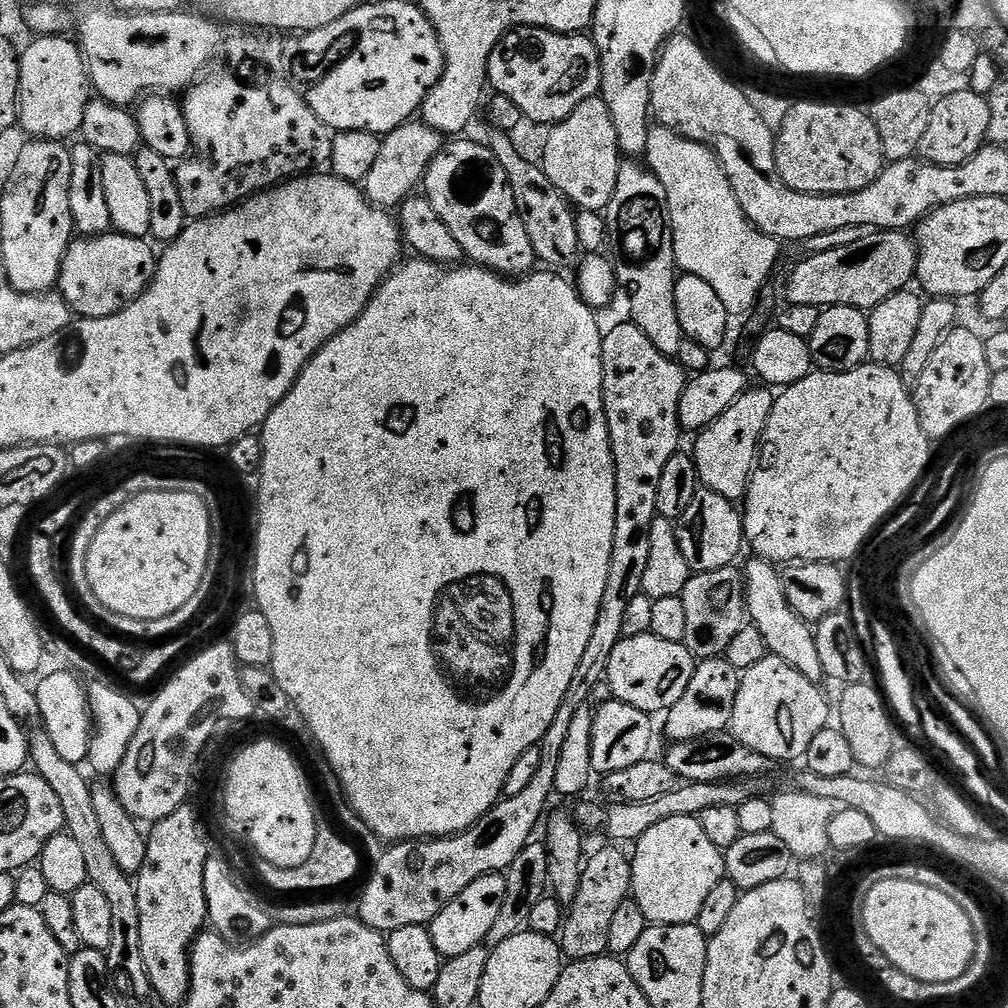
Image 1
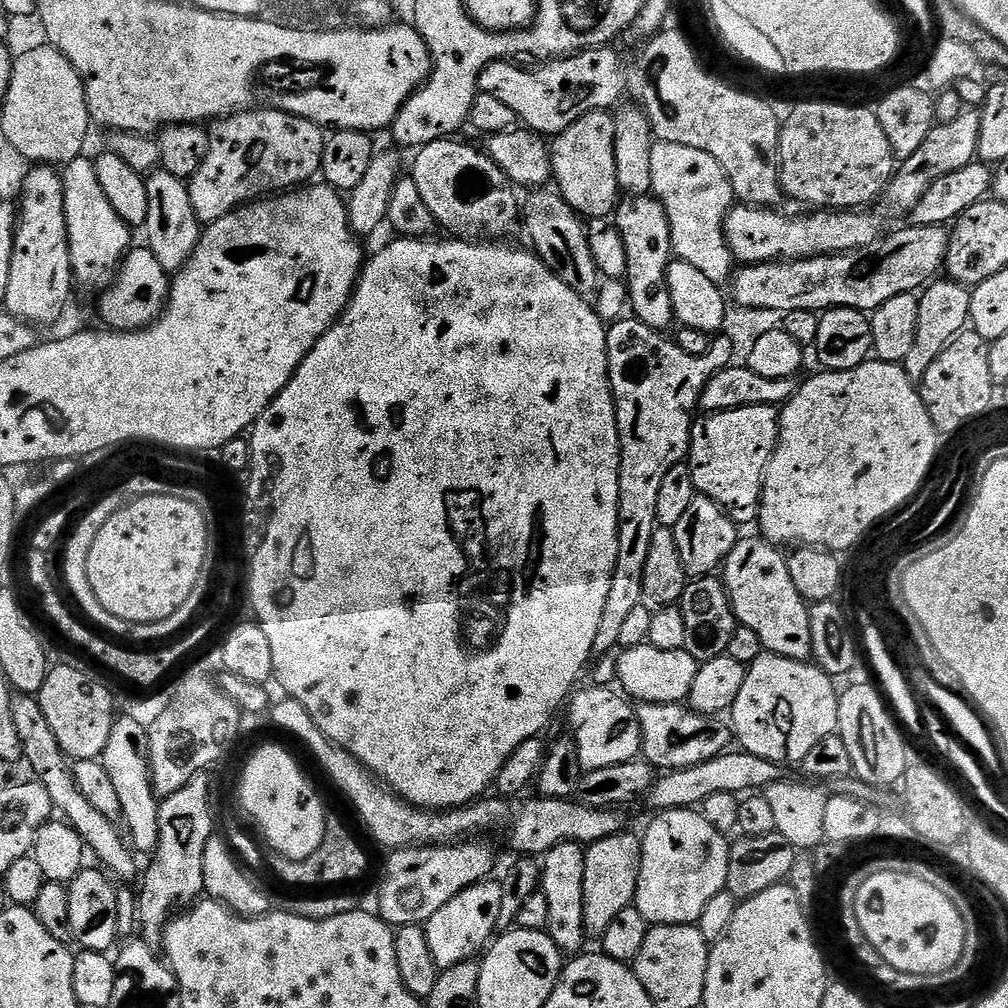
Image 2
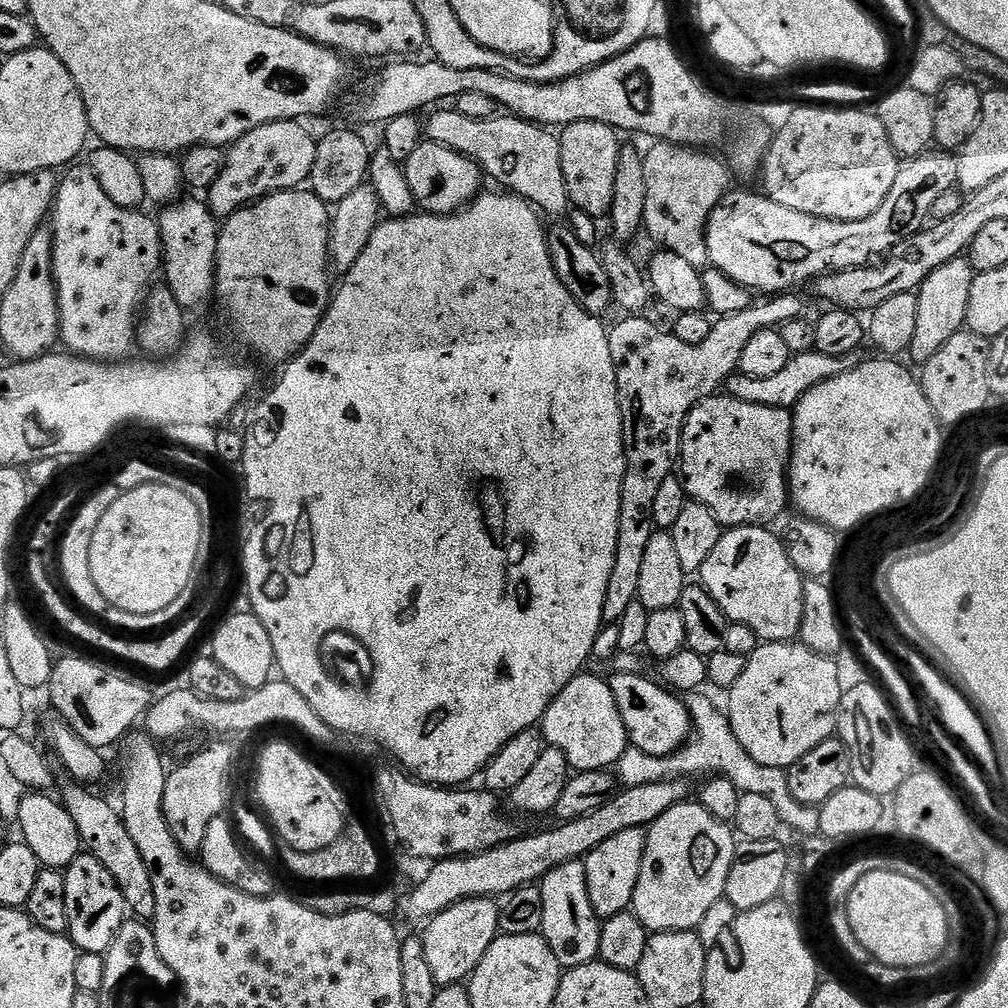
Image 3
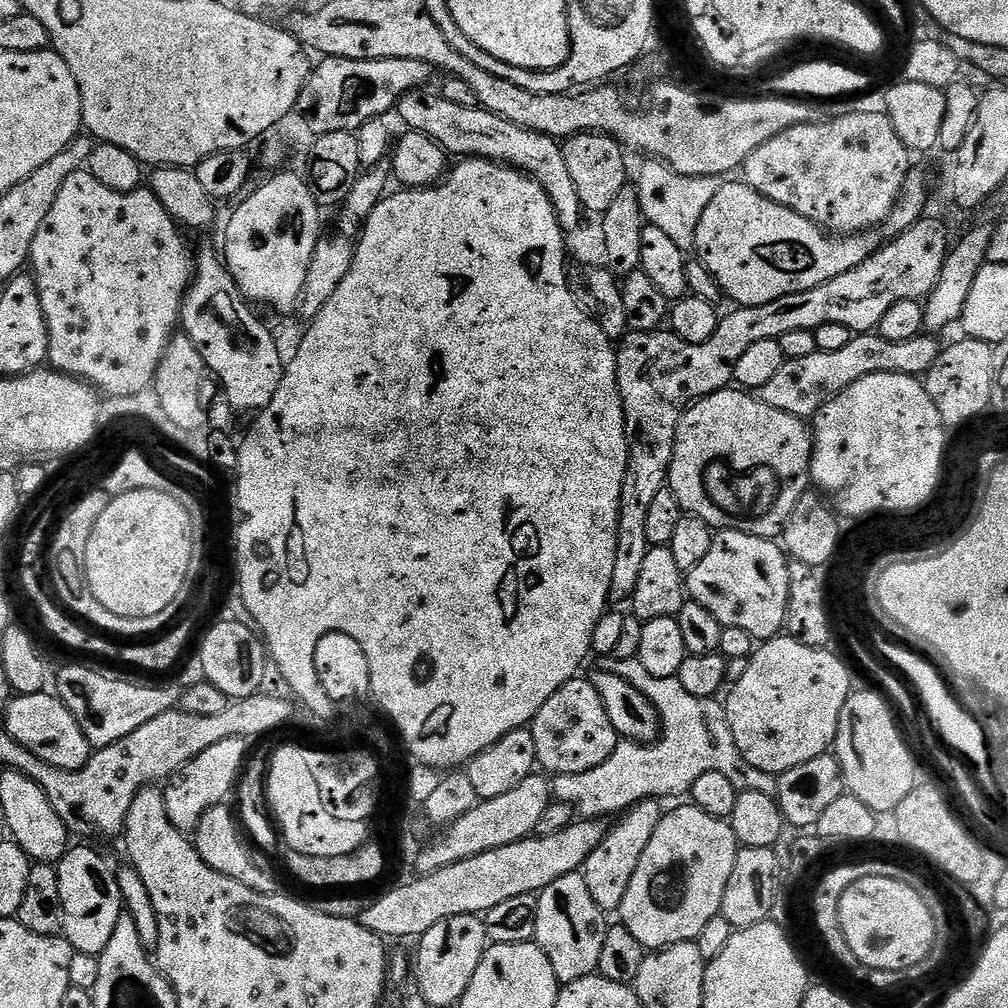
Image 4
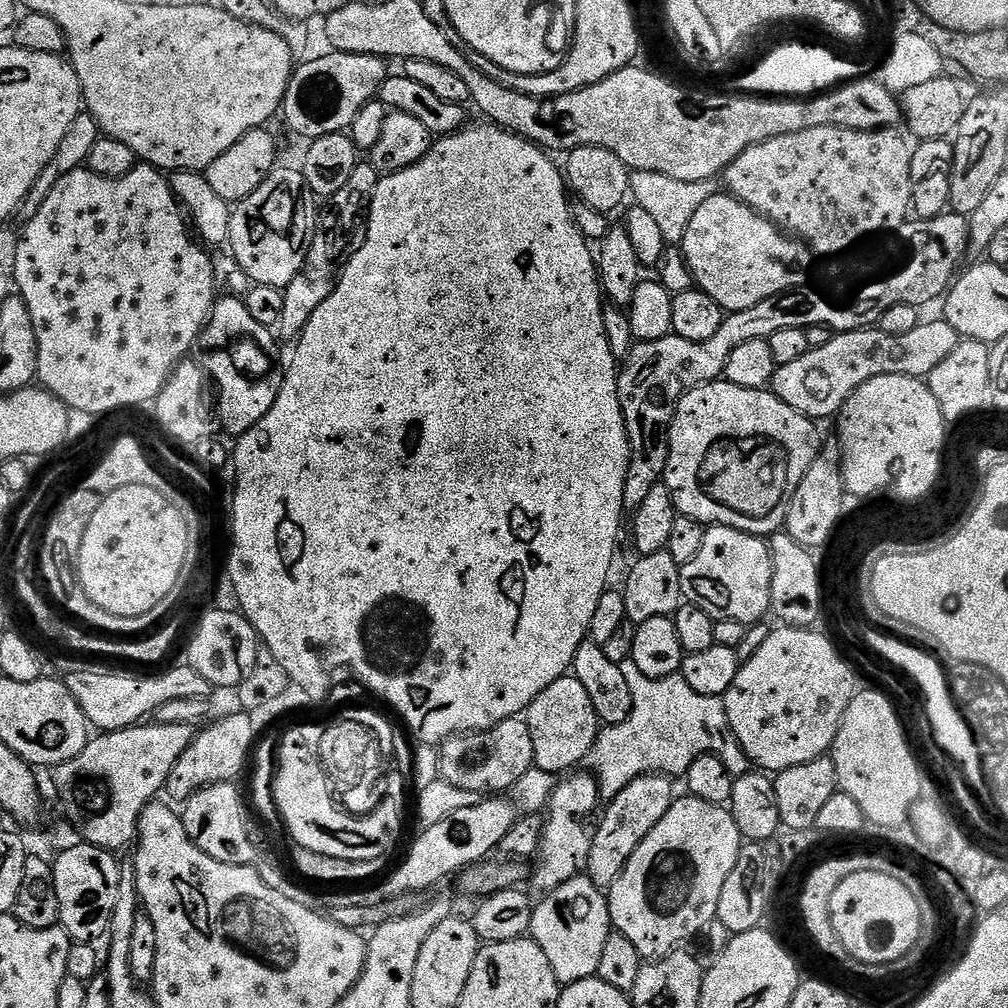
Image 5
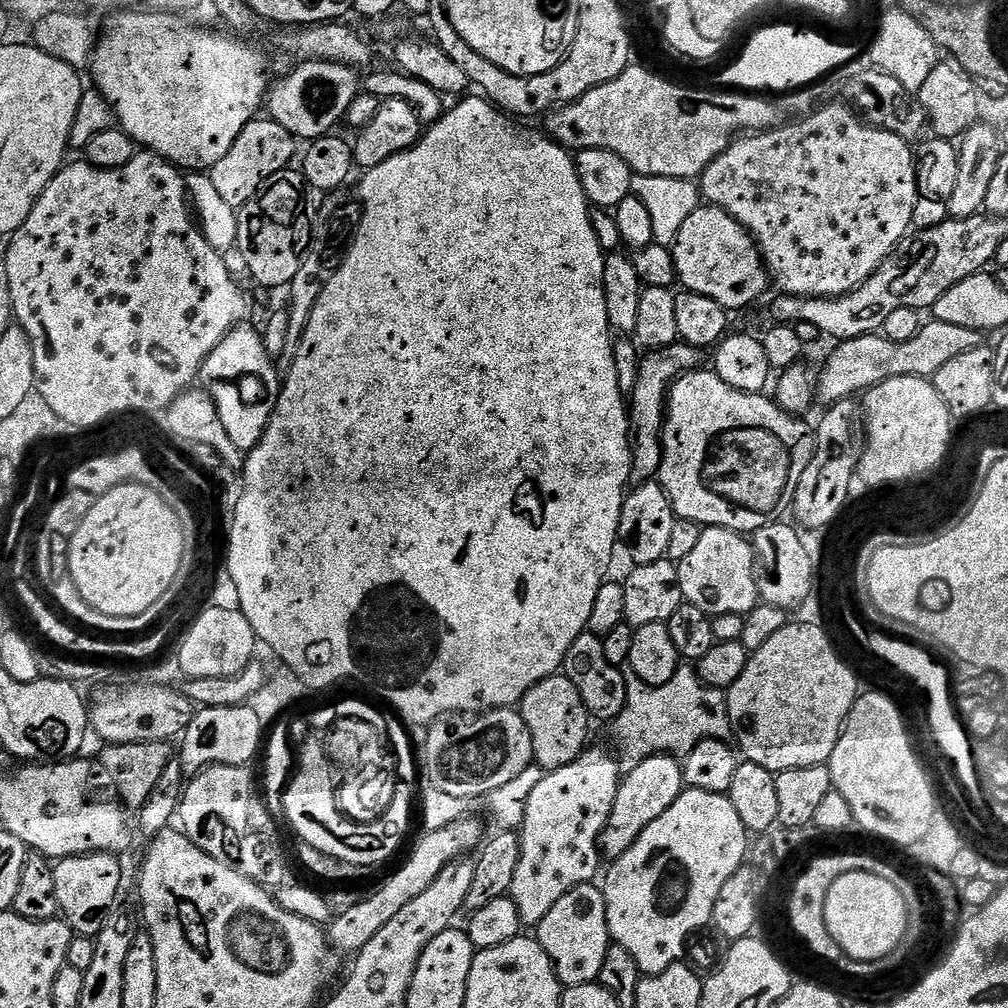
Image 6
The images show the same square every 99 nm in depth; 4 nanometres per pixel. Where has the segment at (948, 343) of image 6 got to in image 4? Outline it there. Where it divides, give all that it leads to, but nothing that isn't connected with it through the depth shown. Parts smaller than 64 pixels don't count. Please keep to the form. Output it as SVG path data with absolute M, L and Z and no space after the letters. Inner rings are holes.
M856 334L840 350L817 350L806 358L785 359L782 370L758 389L758 399L774 410L786 410L801 418L815 417L826 402L833 400L842 390L854 386L870 374L906 374L923 377L934 366L942 347L941 341L932 334L921 334L906 342L890 342L879 334Z

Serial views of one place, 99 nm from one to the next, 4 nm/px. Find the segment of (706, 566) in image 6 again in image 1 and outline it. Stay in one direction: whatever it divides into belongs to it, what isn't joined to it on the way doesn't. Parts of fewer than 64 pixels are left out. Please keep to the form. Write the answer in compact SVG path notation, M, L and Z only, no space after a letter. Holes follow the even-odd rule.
M752 558L748 568L743 569L743 574L746 616L751 624L758 626L758 630L762 630L762 638L766 638L769 653L782 658L782 662L794 666L794 670L798 670L802 678L810 678L810 682L823 685L826 677L818 655L818 642L813 625L798 614L794 614L784 593L784 581L777 565Z

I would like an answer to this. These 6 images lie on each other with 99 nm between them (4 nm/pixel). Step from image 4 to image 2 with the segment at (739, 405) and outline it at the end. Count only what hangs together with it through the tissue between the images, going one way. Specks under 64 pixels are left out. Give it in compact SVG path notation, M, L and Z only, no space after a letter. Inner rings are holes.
M773 405L742 406L725 412L704 414L693 423L692 441L688 447L686 463L694 478L697 493L710 498L727 512L738 526L757 519L760 514L760 495L764 489L764 472L772 461L780 437L780 414Z

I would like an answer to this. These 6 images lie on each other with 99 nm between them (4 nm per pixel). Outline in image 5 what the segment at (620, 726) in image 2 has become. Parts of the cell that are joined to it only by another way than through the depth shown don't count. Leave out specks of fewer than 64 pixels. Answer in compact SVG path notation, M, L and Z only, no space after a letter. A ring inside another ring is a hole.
M565 674L546 686L546 690L542 690L542 694L530 702L526 719L530 742L534 742L533 765L553 774L568 774L583 765L602 727L594 710L594 702L590 702L590 694L586 694L582 682L571 674Z

